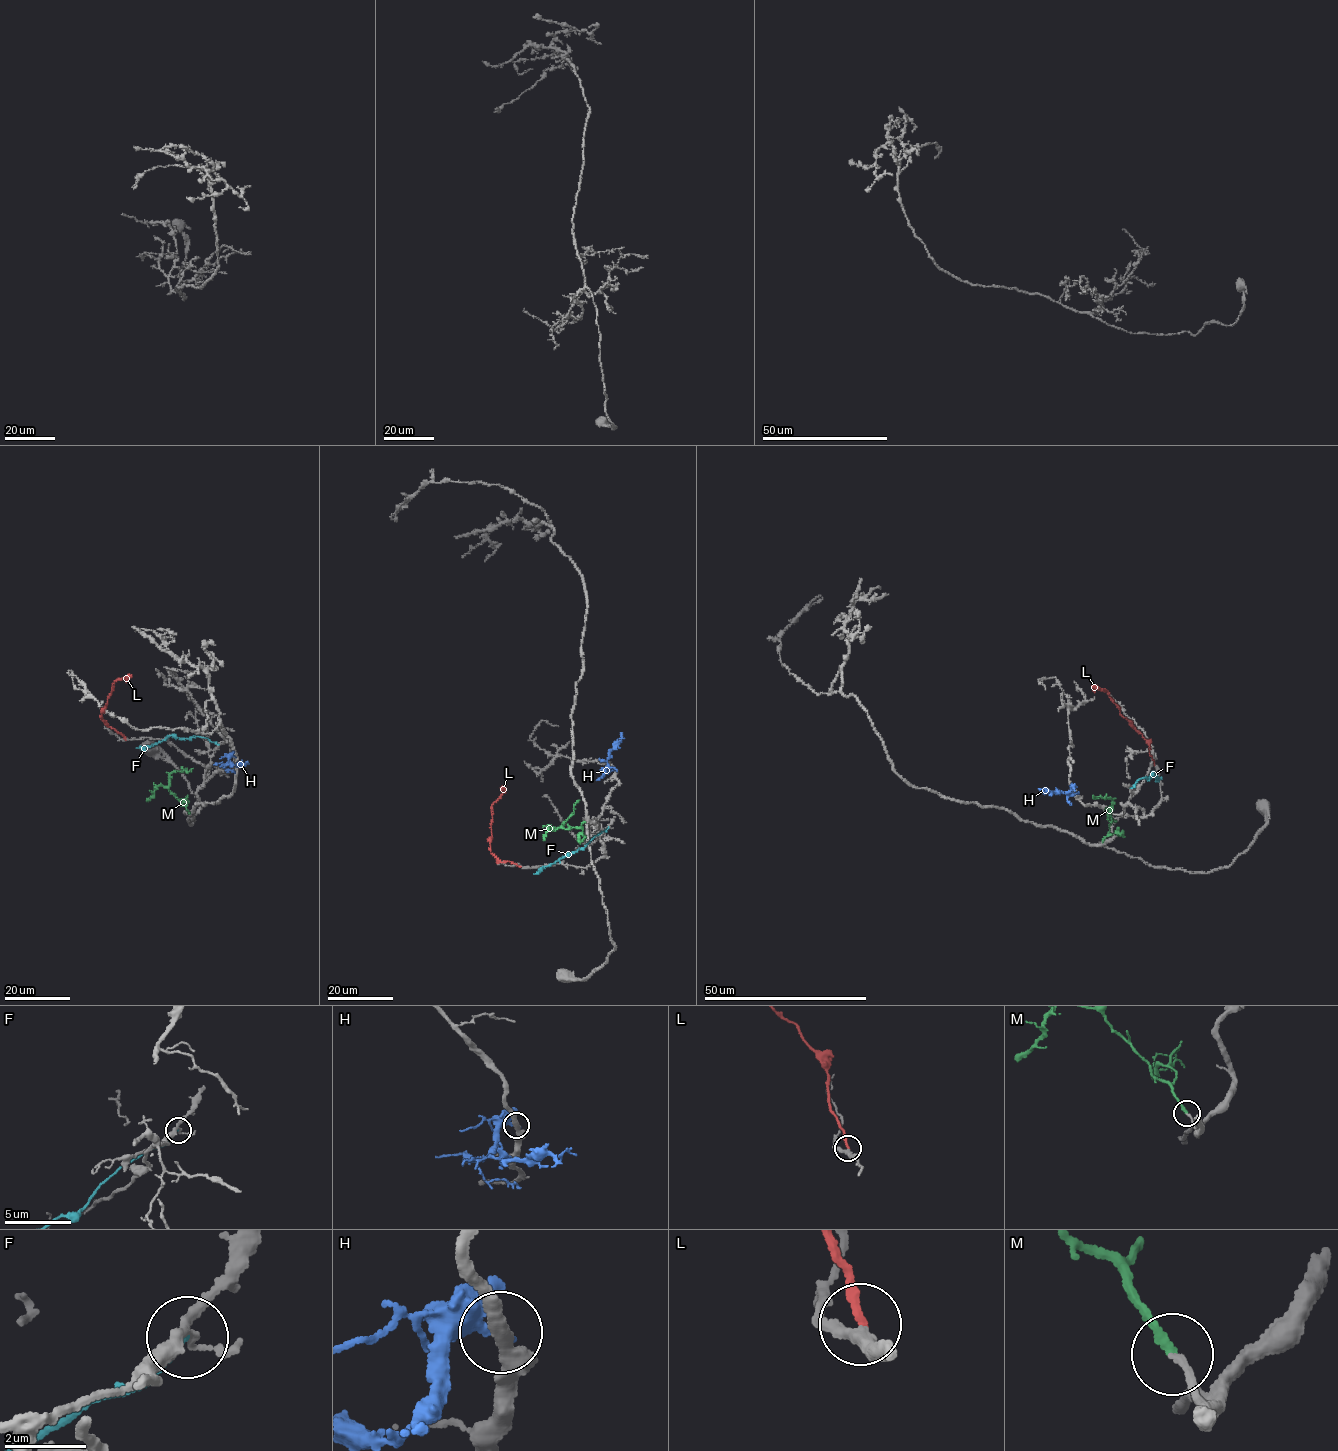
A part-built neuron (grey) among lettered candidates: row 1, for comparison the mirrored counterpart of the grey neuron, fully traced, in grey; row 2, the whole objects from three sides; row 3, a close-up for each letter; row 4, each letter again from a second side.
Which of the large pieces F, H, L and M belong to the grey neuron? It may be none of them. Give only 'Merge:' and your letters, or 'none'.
Merge: M

